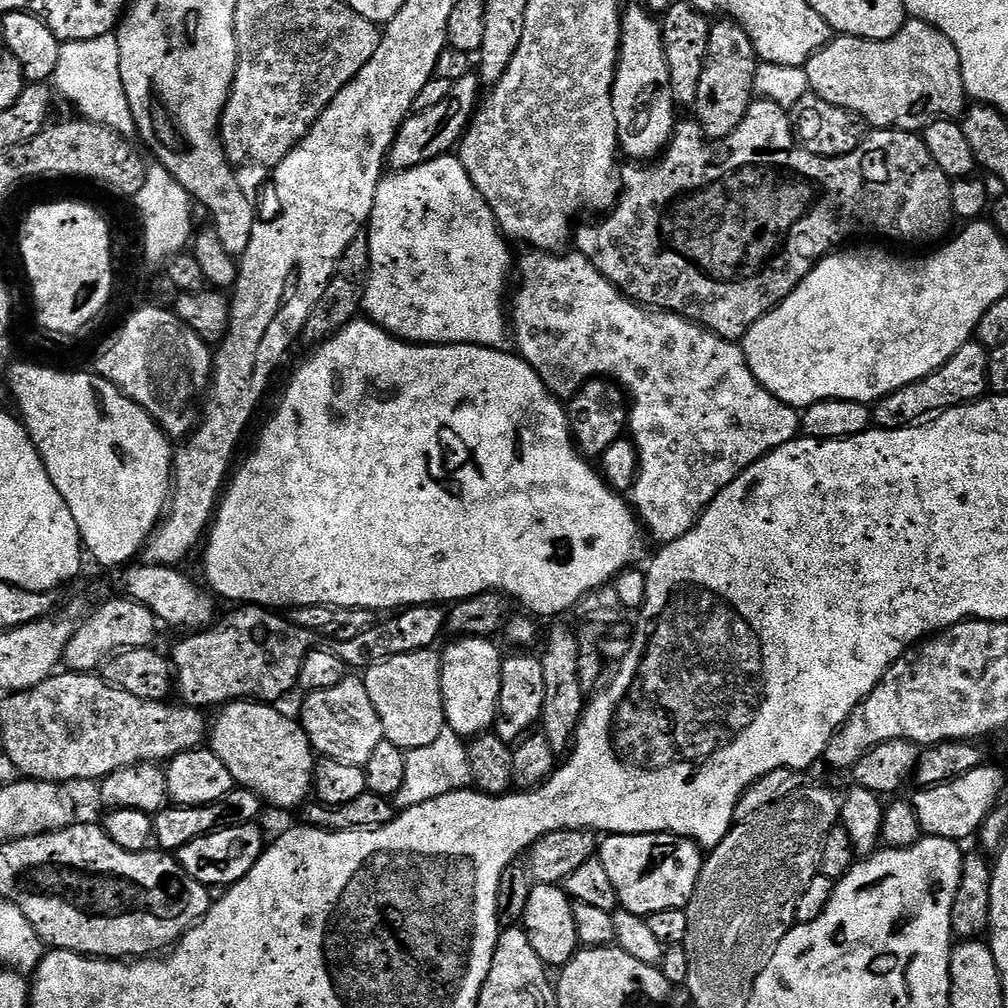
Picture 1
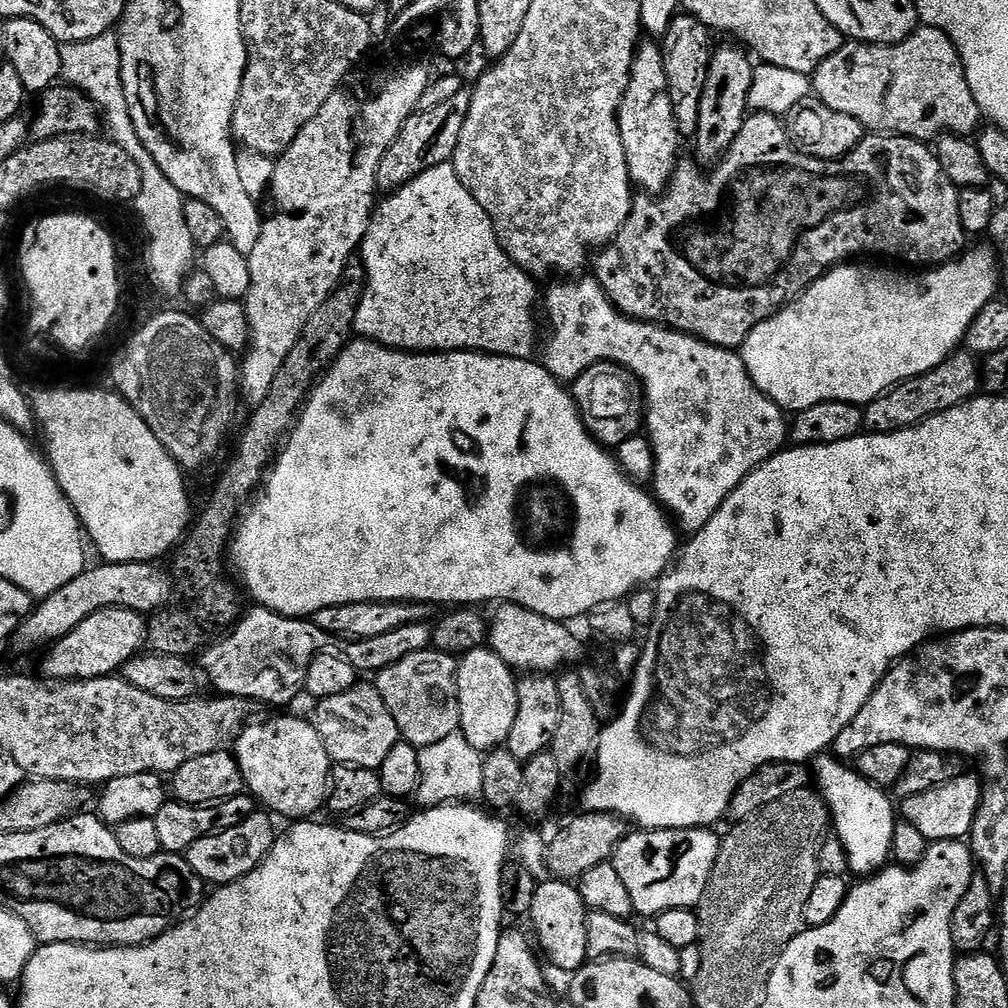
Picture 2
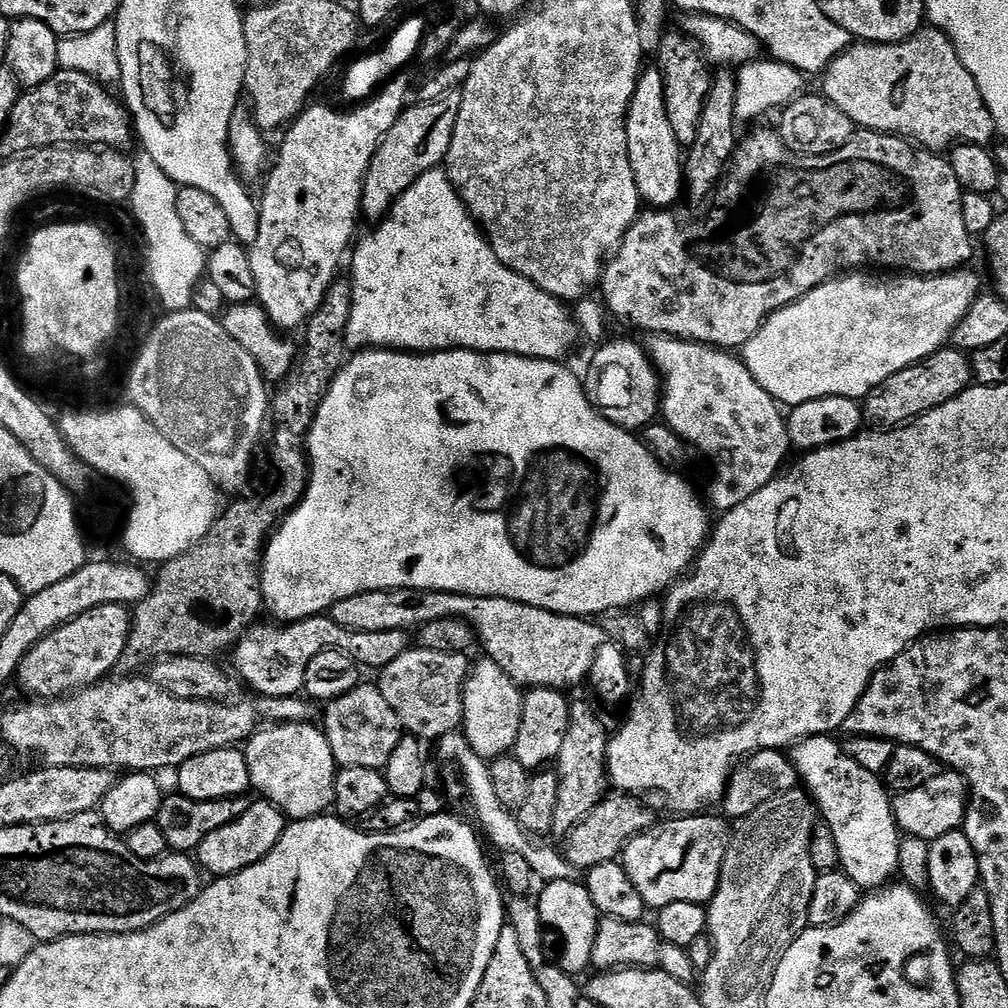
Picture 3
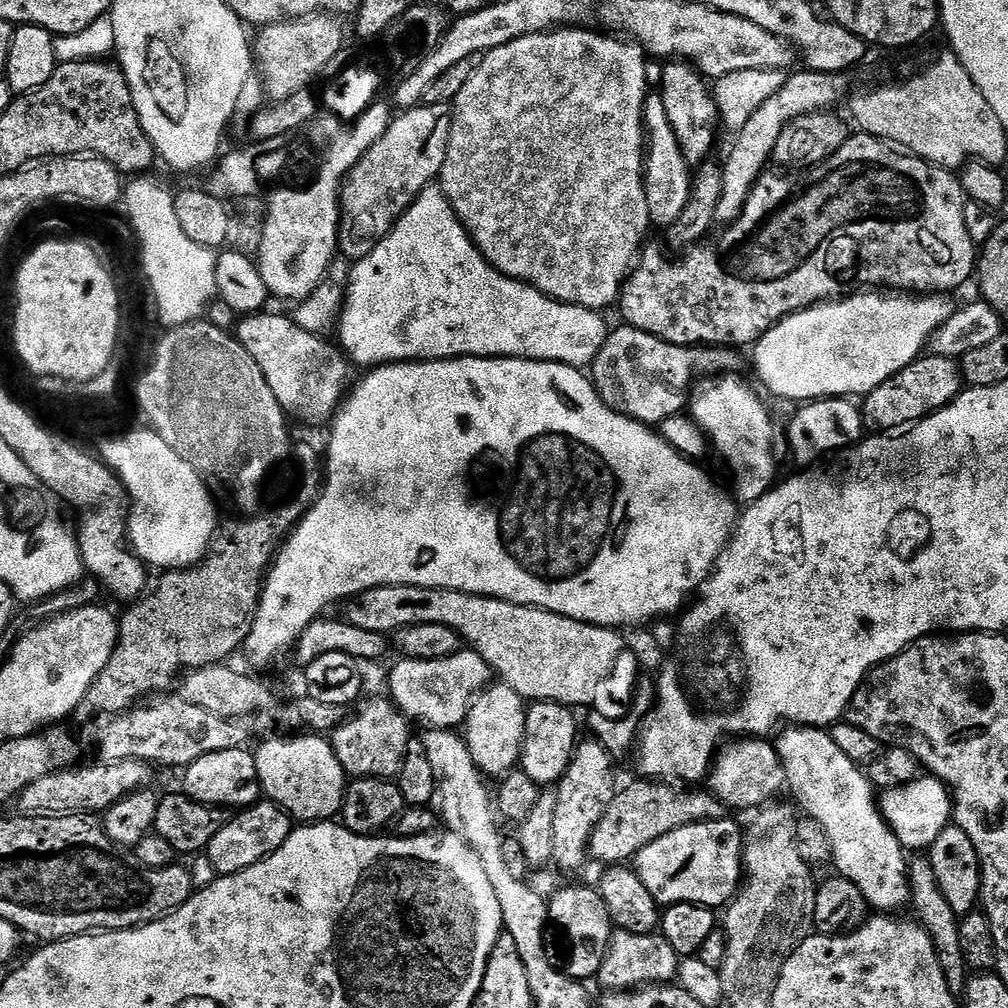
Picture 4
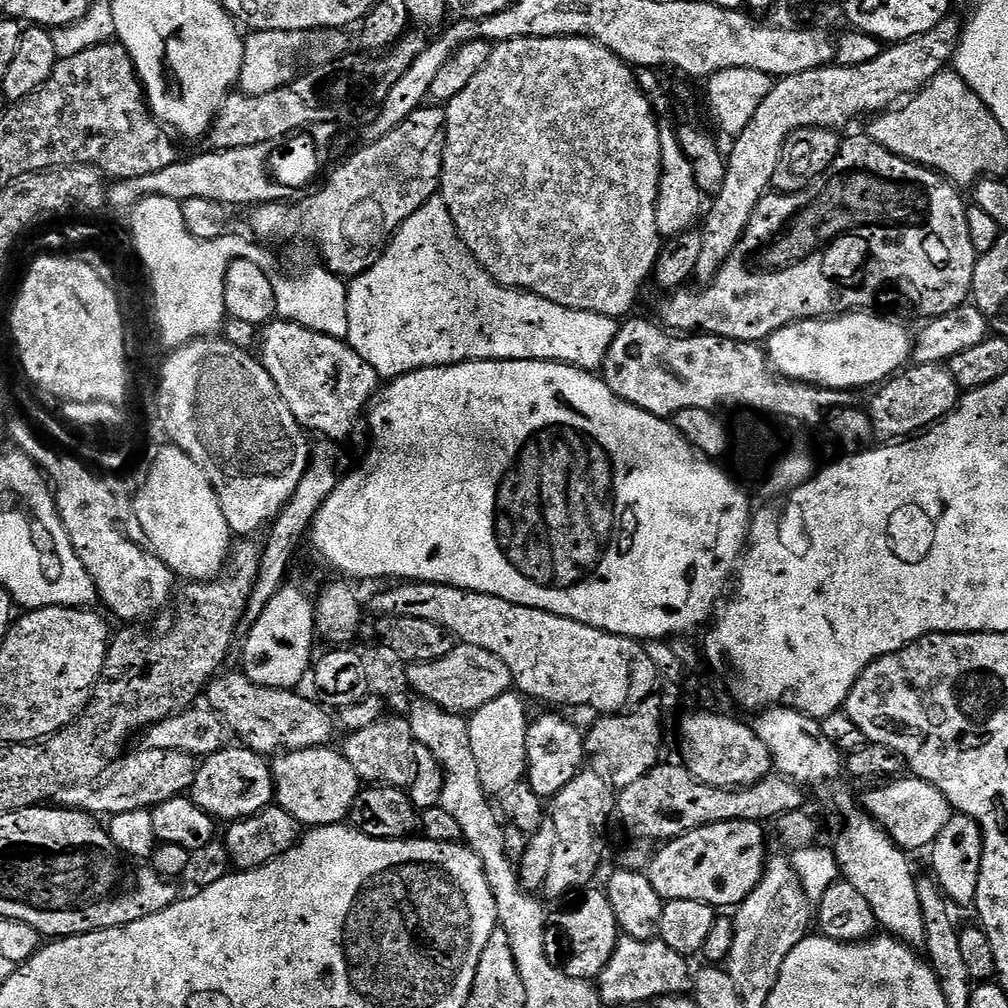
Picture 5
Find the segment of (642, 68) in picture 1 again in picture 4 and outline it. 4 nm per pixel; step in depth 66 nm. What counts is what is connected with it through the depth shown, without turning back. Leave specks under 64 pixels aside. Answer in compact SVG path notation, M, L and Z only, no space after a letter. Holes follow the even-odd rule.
M659 94L649 95L644 103L644 130L646 133L644 157L646 206L650 206L653 225L667 226L674 223L678 214L686 210L686 202L690 202L693 169L686 162L686 158L682 158L678 138L674 138L674 130L670 130L670 118L666 118L666 106L662 106L662 98Z

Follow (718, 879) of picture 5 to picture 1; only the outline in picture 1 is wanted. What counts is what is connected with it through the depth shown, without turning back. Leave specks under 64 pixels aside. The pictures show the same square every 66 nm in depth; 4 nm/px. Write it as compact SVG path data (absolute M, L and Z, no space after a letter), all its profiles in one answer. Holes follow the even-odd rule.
M647 832L633 836L605 835L598 844L598 859L605 867L606 875L616 891L616 903L621 909L645 918L662 910L687 909L690 898L698 886L700 871L706 859L697 845L669 832Z

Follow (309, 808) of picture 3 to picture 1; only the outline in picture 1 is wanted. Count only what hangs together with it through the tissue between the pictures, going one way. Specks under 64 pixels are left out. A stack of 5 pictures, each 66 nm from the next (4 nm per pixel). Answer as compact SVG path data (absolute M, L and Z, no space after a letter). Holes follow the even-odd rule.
M268 702L229 703L211 725L210 747L239 787L259 796L265 805L299 809L313 791L317 757L299 719L291 720L276 708Z

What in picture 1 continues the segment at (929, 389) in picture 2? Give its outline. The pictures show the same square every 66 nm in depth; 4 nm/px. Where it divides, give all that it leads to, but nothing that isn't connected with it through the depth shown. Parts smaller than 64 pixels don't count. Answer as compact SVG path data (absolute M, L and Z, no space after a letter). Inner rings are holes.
M969 342L960 347L938 370L902 390L894 390L888 396L875 401L871 409L872 424L878 428L910 428L925 418L956 408L960 404L970 404L981 399L989 391L988 353L979 342Z

